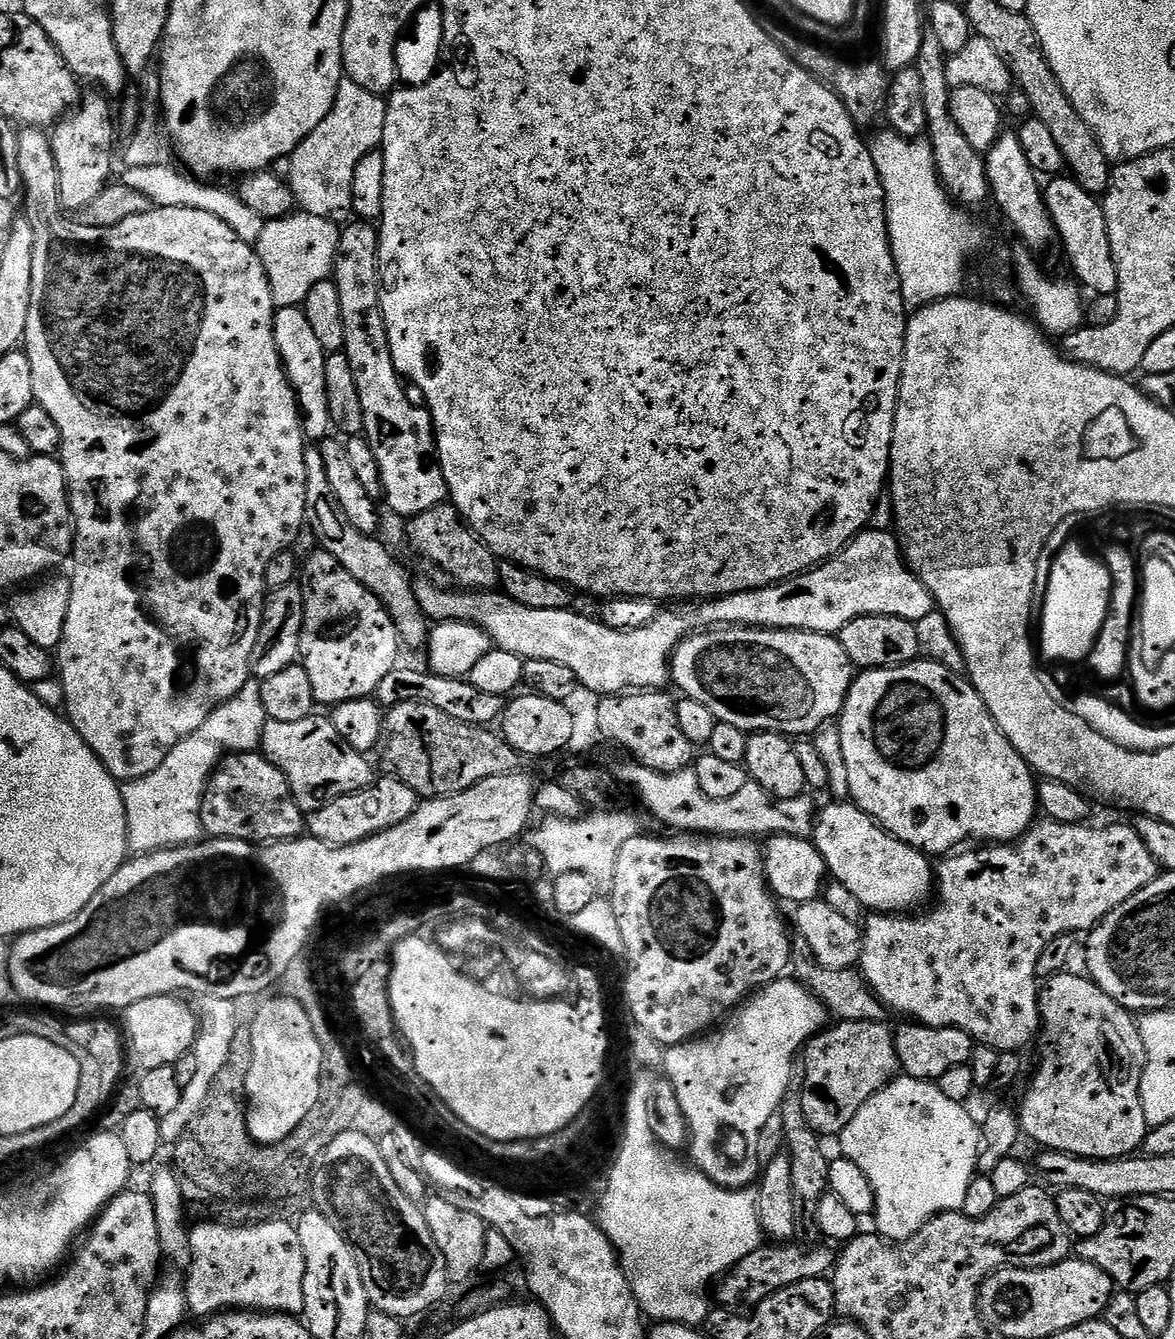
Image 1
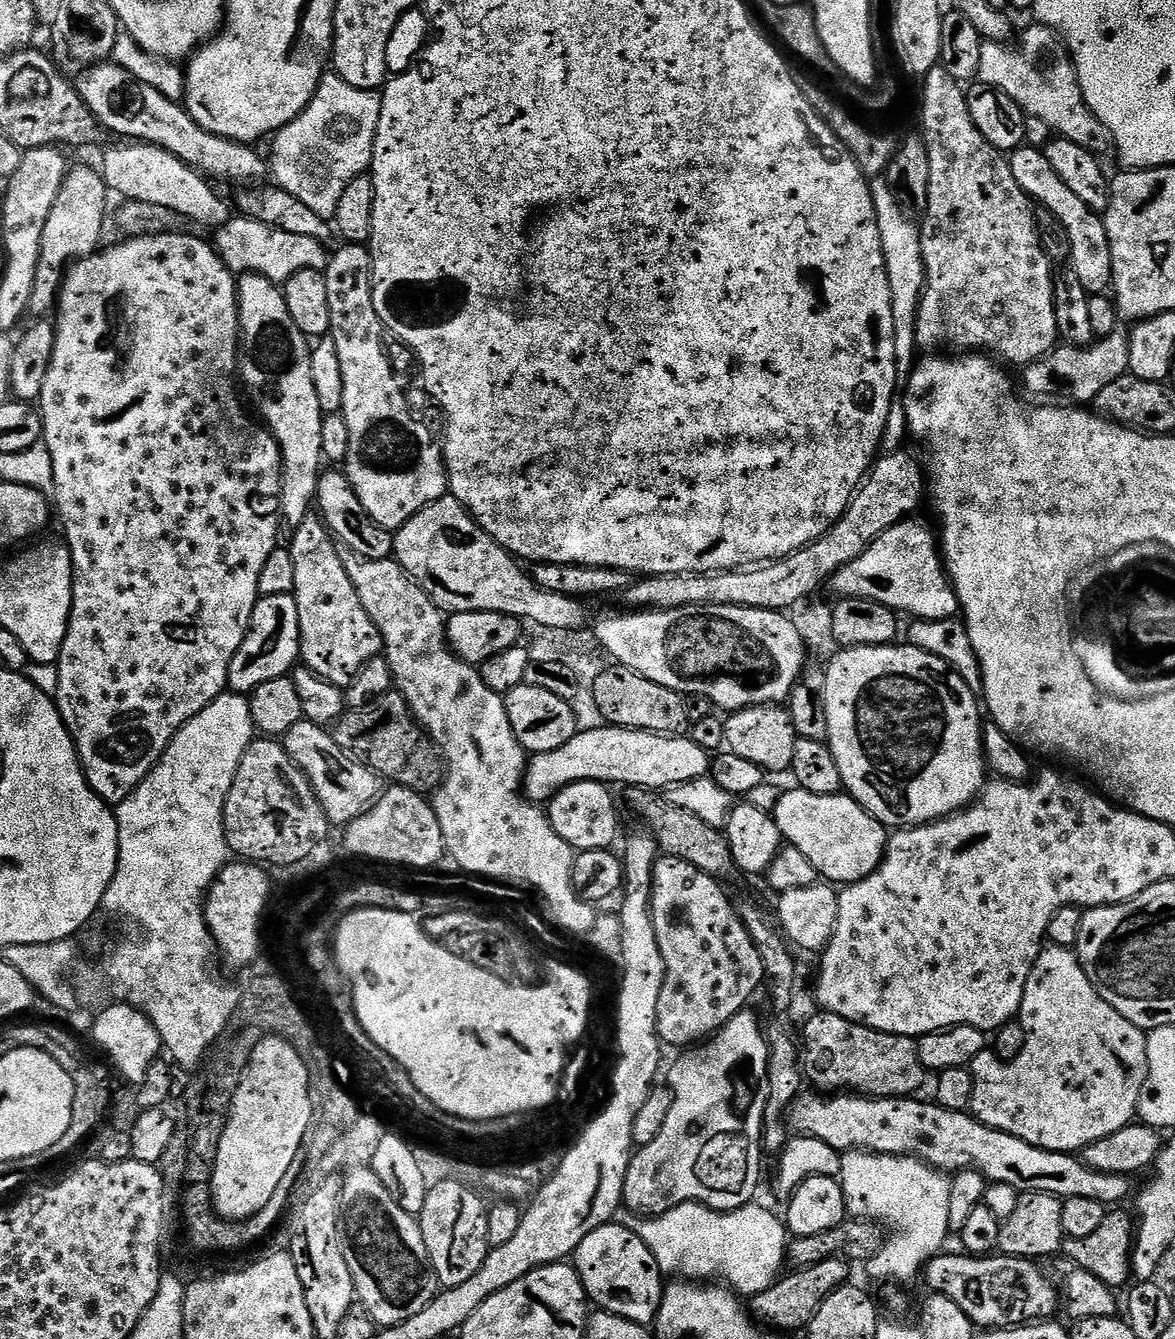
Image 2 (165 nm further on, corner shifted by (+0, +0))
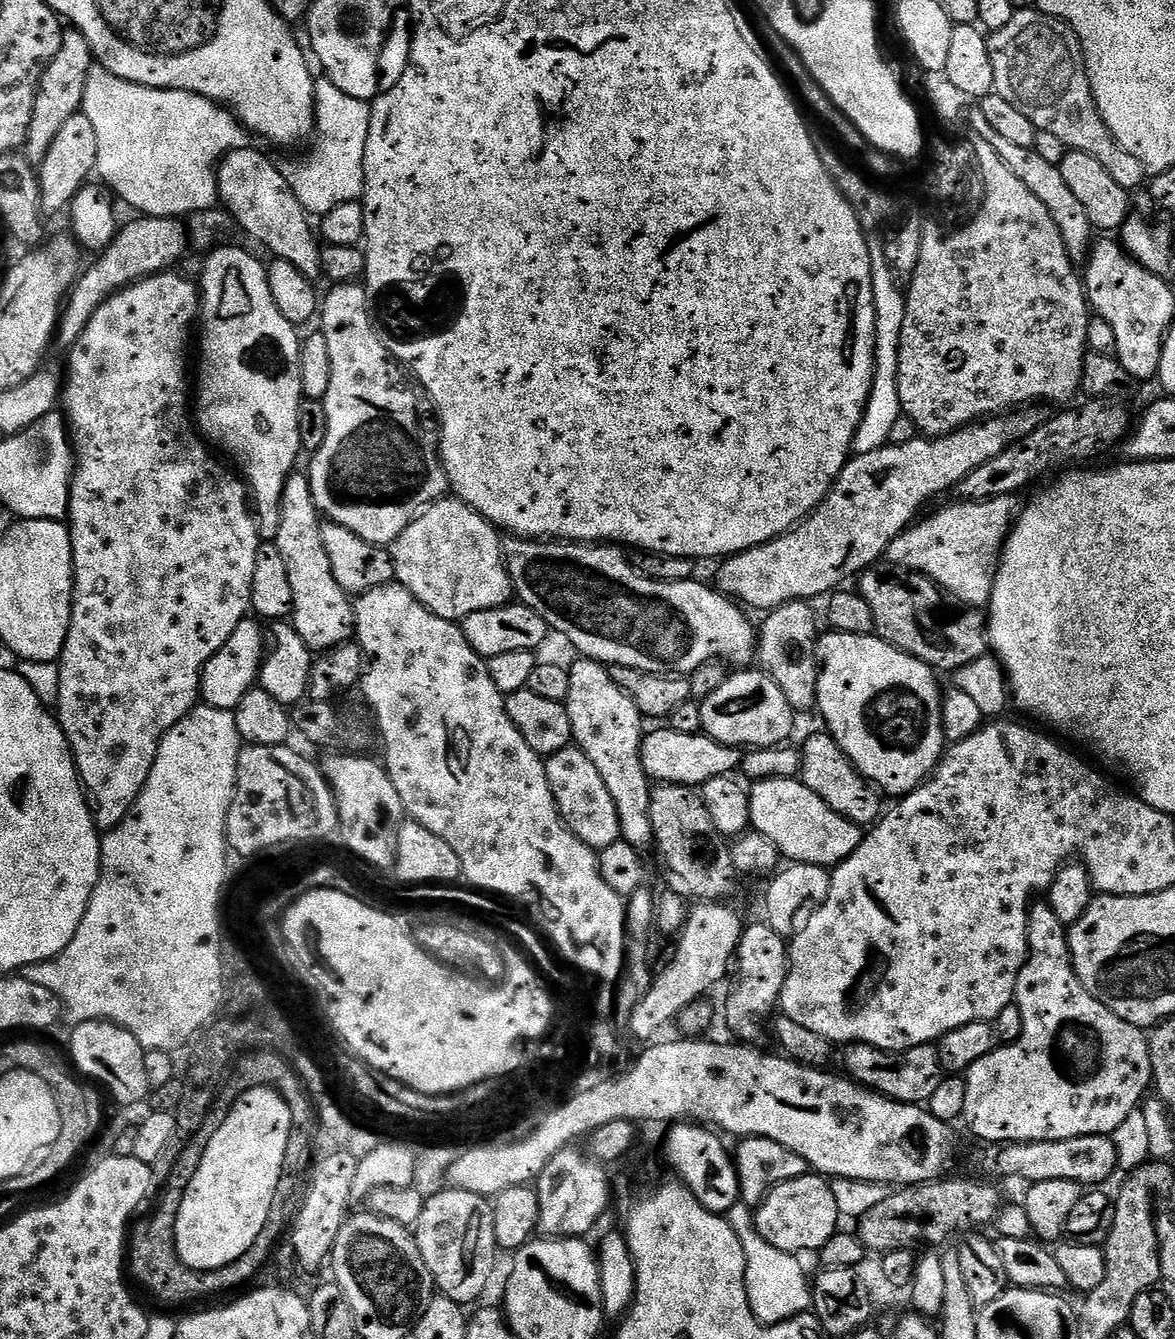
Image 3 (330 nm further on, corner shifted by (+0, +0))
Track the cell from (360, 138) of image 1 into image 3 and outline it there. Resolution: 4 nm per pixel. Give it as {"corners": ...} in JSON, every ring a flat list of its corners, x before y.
{"corners":[[327,78,315,81,316,86,316,126,311,137,312,153,305,160,286,168,288,182,293,188,298,202,305,211,316,218,323,218,334,206,342,206,342,202,354,202,364,195,364,159,366,158,366,138,370,138,370,122,372,121,372,104,366,100,352,98,344,94,334,82]]}

